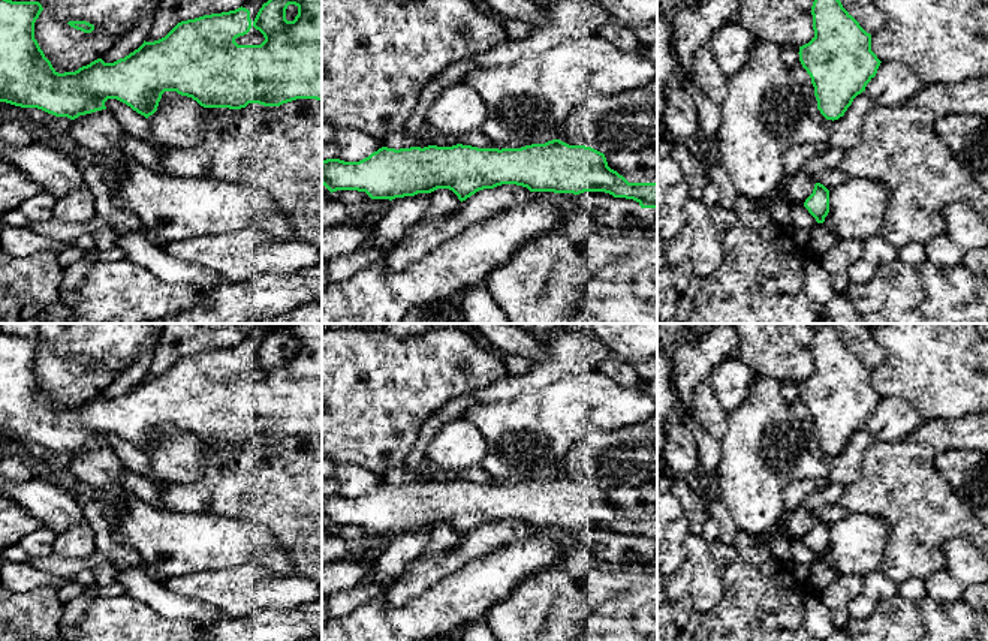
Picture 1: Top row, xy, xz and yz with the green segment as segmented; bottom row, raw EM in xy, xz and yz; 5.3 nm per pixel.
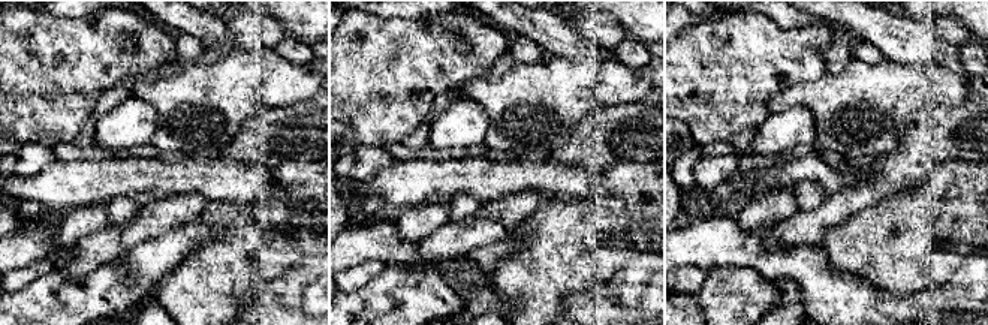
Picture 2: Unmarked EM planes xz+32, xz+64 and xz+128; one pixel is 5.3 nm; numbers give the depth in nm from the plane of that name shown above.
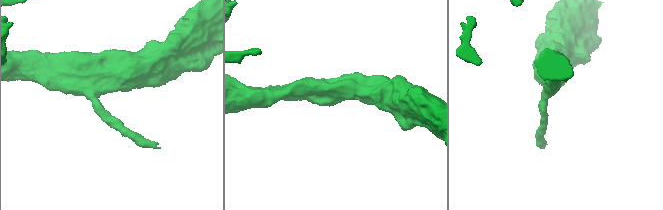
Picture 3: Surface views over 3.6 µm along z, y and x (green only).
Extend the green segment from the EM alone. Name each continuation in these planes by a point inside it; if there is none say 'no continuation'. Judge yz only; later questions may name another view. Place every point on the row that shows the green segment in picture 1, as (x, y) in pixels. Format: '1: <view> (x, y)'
no continuation

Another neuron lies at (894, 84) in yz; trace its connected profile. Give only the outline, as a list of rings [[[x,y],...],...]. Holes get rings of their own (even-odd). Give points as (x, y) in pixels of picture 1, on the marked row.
[[[882,61],[865,91],[877,105],[897,106],[910,100],[924,87],[924,81],[904,63]]]

